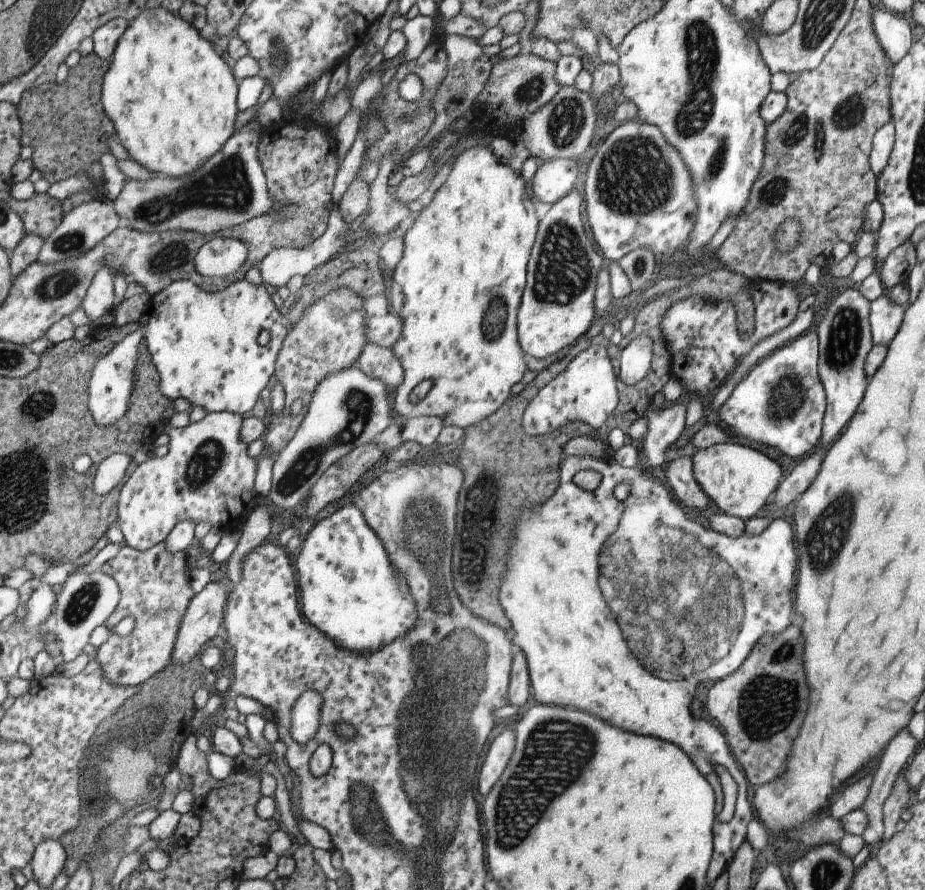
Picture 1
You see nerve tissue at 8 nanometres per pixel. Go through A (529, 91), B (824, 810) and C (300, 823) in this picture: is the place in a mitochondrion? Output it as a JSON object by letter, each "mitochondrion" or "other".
{"A":"mitochondrion","B":"other","C":"other"}

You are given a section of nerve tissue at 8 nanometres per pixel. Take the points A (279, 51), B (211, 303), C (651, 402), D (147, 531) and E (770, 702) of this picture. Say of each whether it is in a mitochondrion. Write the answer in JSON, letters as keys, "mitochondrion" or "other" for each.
{"A":"mitochondrion","B":"other","C":"other","D":"other","E":"mitochondrion"}

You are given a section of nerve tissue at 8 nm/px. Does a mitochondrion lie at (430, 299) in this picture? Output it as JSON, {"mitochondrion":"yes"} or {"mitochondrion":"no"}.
{"mitochondrion":"no"}

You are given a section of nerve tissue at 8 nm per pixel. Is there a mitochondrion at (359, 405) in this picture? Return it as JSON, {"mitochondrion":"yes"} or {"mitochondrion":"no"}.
{"mitochondrion":"yes"}

